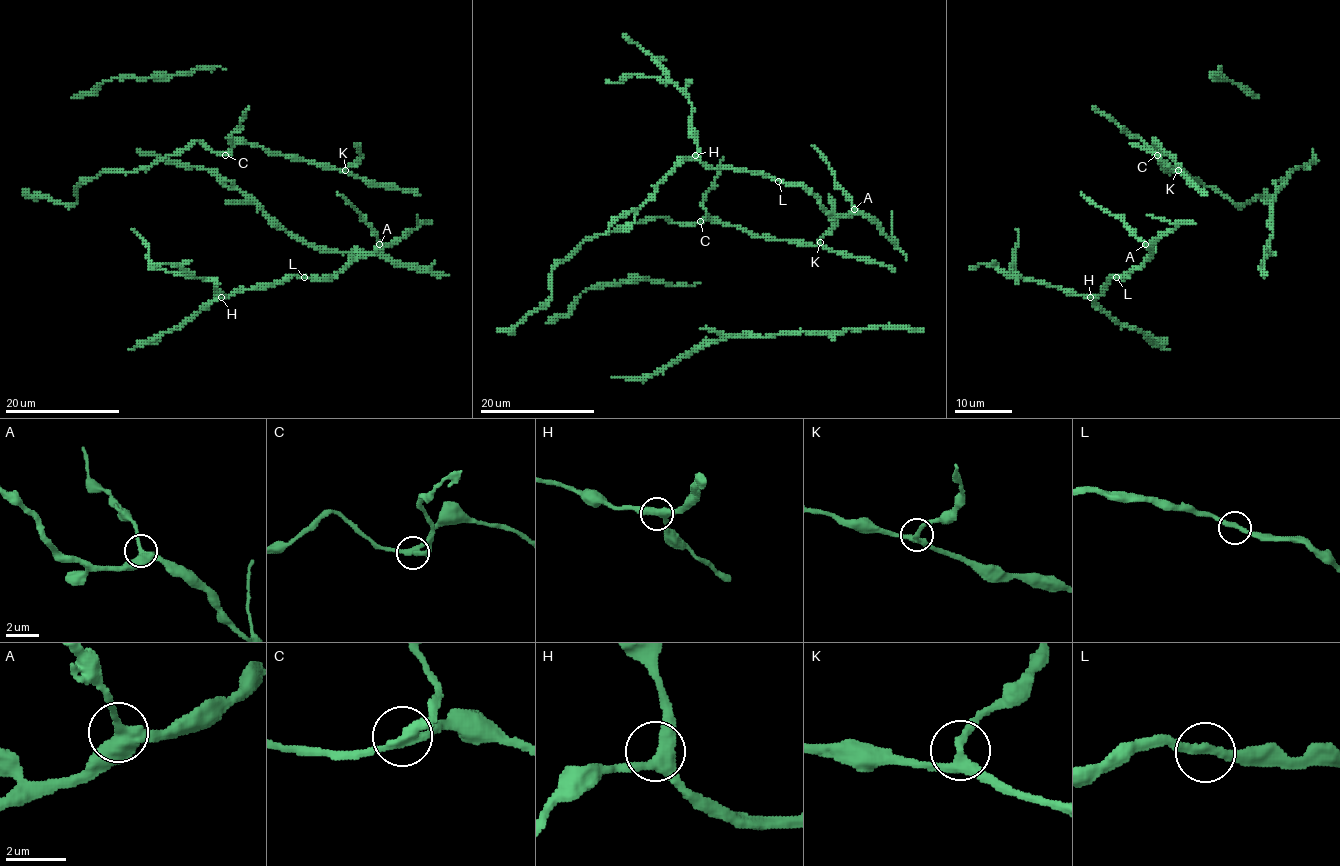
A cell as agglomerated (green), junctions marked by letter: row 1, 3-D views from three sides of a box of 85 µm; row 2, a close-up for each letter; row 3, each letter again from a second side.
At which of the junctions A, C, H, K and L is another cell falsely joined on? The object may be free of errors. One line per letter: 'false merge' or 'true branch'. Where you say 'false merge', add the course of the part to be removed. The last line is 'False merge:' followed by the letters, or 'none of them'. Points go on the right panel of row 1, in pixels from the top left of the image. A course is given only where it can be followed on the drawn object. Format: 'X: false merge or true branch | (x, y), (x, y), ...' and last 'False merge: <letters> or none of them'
A: true branch
C: false merge | (1156, 154), (1139, 137), (1130, 136), (1093, 107)
H: true branch
K: true branch
L: true branch
False merge: C

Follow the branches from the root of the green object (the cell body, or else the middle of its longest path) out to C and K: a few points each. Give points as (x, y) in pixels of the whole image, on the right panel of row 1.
C: (1199, 190), (1159, 144), (1155, 146), (1156, 154)
K: (1199, 190), (1178, 170)

